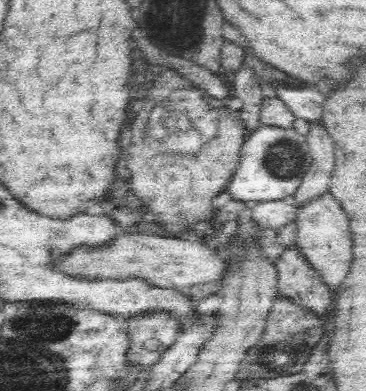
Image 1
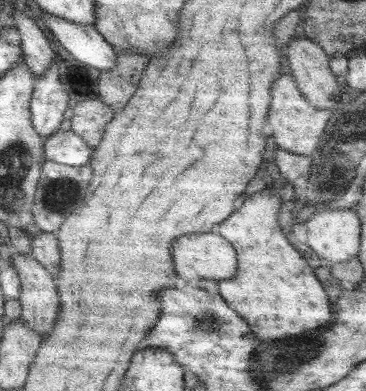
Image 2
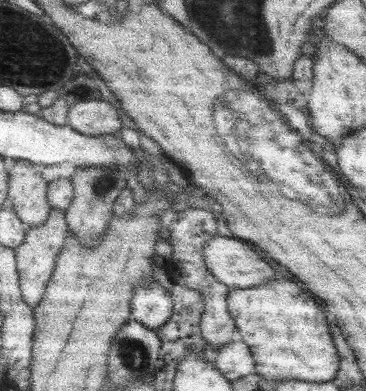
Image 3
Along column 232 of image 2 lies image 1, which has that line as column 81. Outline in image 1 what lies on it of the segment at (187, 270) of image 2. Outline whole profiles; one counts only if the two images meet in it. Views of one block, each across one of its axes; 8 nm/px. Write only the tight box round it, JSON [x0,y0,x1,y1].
[60,234,226,290]

